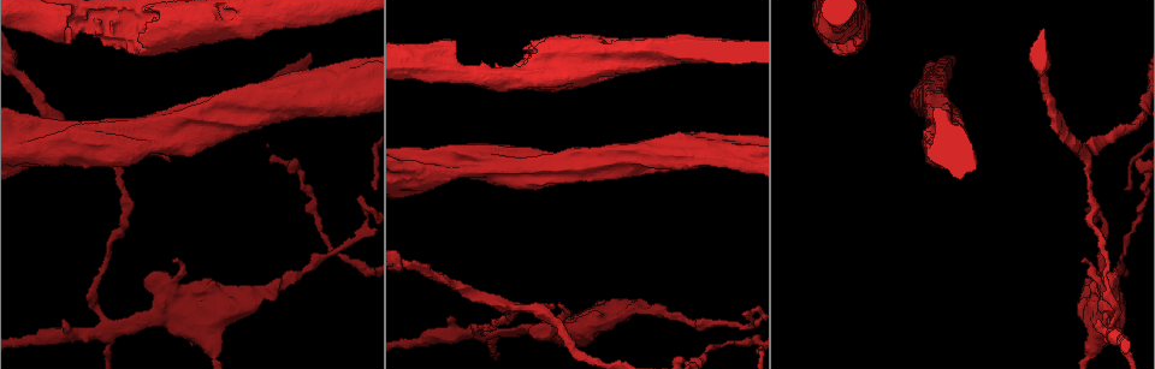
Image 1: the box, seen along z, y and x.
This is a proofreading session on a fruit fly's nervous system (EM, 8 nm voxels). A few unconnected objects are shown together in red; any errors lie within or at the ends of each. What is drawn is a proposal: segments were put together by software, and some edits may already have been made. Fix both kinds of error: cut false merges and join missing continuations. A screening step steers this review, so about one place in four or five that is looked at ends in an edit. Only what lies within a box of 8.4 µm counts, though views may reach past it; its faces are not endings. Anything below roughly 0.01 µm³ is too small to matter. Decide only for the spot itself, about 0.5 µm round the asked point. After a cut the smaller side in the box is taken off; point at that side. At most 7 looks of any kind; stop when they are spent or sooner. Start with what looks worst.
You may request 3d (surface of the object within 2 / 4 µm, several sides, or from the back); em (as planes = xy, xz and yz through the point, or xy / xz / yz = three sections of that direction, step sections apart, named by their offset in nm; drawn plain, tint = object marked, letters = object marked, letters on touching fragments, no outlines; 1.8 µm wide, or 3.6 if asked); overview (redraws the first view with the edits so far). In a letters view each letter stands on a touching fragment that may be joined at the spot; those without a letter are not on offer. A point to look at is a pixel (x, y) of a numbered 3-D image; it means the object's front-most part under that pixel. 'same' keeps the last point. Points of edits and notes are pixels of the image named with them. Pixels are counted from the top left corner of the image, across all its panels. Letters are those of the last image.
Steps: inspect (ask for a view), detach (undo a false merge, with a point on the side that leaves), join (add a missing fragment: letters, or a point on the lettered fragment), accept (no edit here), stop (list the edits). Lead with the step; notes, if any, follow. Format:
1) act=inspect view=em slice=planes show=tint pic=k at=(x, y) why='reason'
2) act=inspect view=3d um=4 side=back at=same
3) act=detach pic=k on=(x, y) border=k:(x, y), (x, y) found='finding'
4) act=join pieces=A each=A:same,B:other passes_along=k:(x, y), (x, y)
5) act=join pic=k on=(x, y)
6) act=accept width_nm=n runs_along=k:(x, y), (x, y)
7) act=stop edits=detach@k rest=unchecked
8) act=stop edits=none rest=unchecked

act=inspect view=em um=3.6 slice=planes show=letters pic=1 at=(172, 261) why='branch stops here'

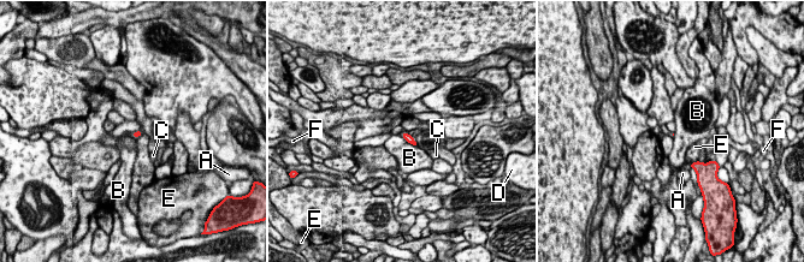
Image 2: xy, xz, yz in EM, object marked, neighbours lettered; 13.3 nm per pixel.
act=accept longest_contact=B:260nm each=A:other,B:other,C:other,D:other,E:other,F:other border=2:(401, 136), (417, 147) found='no lettered fragment goes on from it'

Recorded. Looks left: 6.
act=inspect view=3d um=4 pic=1 at=(99, 18) why='touches itself'

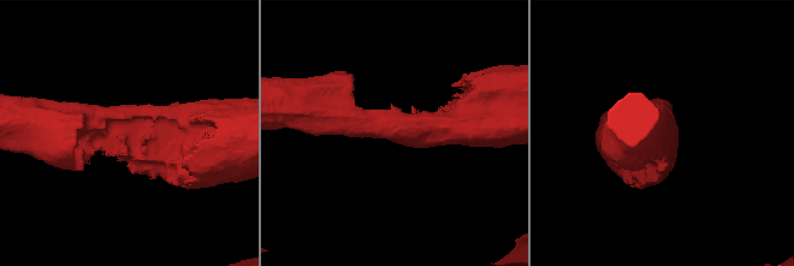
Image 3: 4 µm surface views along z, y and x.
act=inspect view=em slice=planes show=letters pic=3 at=(127, 134) arm_widths_nm=440,460

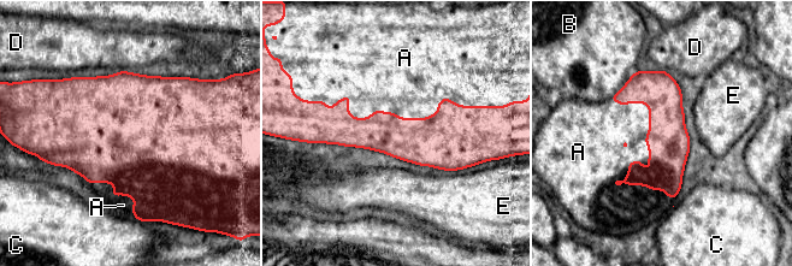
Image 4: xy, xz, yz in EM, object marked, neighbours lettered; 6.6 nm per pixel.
act=join pieces=A longest_contact=A:800nm each=A:same,B:other,C:other,D:other,E:other found='the neuron continues'

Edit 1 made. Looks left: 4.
act=inspect view=overview why='redraw'

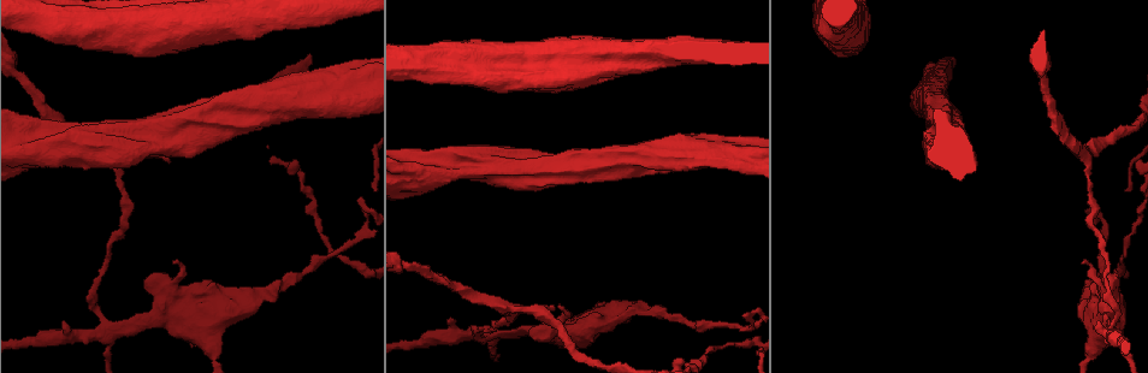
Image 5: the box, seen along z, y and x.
act=inspect view=em slice=yz step=4 show=letters pic=5 at=(195, 346) why='free end'

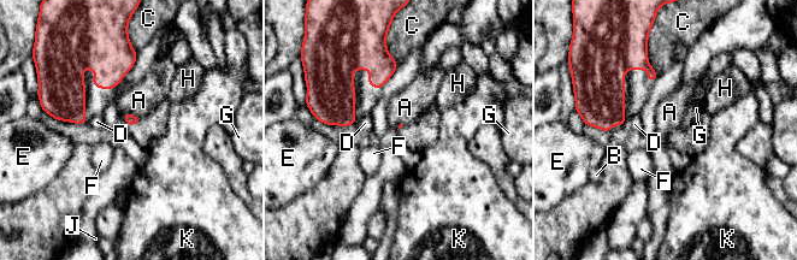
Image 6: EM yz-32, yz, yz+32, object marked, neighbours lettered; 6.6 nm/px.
act=inspect view=em slice=planes show=letters at=same why='another direction'

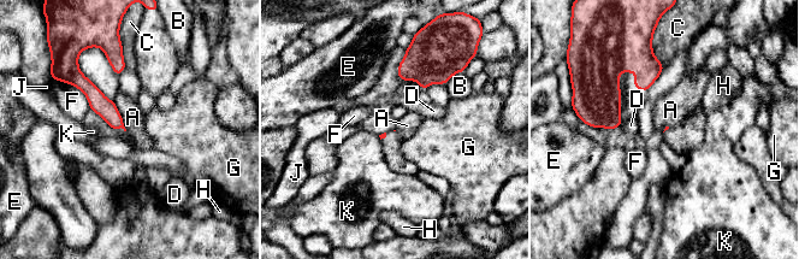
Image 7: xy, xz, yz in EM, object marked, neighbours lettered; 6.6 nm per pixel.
act=accept each=A:other,B:other,C:other,D:other,E:other,F:other,G:other,H:other,J:other,K:other runs_along=7:(80, 76), (119, 124) found='no lettered fragment goes on from it'

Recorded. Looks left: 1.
act=stop edits=join@4 rest=unchecked

